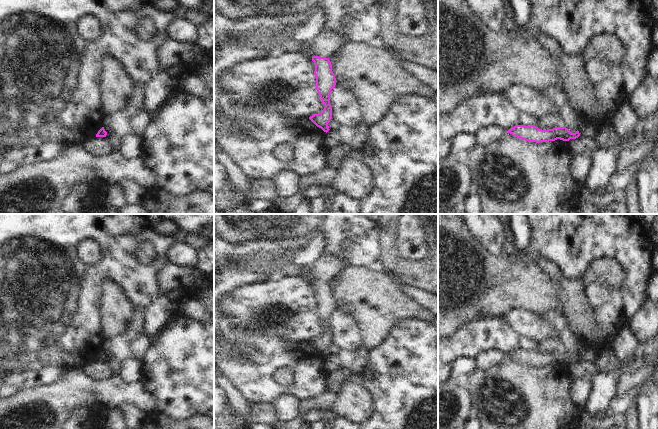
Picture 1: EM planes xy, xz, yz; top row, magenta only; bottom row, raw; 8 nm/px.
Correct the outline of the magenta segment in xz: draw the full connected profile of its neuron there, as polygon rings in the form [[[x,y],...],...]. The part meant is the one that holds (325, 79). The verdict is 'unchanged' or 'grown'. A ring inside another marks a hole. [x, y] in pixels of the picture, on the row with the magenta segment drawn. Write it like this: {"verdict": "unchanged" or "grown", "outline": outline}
{"verdict": "grown", "outline": [[[324,32],[309,43],[309,48],[314,53],[312,61],[315,64],[316,89],[322,104],[325,106],[321,113],[314,114],[309,119],[326,133],[330,130],[328,123],[332,119],[330,94],[336,85],[336,78],[332,71],[329,57],[346,42],[346,39],[341,35],[337,35],[334,32]]]}

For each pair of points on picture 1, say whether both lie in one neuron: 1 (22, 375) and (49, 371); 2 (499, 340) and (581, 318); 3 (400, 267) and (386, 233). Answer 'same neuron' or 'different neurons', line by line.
1: same neuron
2: different neurons
3: same neuron

